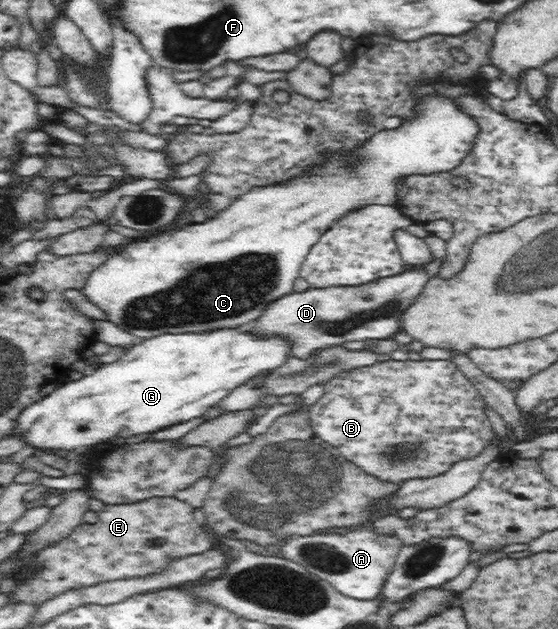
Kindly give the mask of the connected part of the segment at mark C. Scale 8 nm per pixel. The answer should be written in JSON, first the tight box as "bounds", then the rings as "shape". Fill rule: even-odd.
{"bounds":[83,94,477,339],"shape":[[[436,94],[435,97],[427,97],[427,101],[422,102],[422,108],[418,110],[418,115],[413,122],[405,122],[401,124],[401,127],[399,129],[393,129],[393,130],[388,130],[385,129],[383,130],[383,133],[377,133],[371,141],[367,141],[367,145],[363,145],[363,148],[358,149],[359,156],[361,156],[361,161],[359,161],[359,165],[355,168],[348,167],[346,165],[346,161],[344,161],[344,157],[340,155],[340,153],[329,153],[327,155],[325,165],[323,167],[319,167],[318,169],[313,169],[311,173],[305,173],[305,175],[300,176],[298,179],[289,181],[285,184],[280,184],[280,185],[269,185],[269,187],[263,187],[263,188],[253,188],[250,189],[249,192],[245,192],[245,195],[242,195],[237,199],[237,201],[233,201],[227,209],[223,209],[219,215],[216,215],[213,217],[213,219],[206,220],[205,222],[201,223],[191,223],[188,224],[184,227],[175,227],[173,229],[170,229],[169,231],[162,231],[160,230],[159,232],[154,232],[153,234],[149,235],[148,237],[143,237],[142,239],[133,239],[128,241],[124,246],[120,246],[119,248],[116,248],[116,253],[115,256],[111,257],[110,261],[107,261],[106,264],[104,264],[102,267],[99,267],[99,270],[95,270],[90,277],[90,280],[87,281],[87,285],[83,290],[83,294],[87,294],[91,300],[93,300],[93,304],[99,305],[99,308],[105,310],[105,314],[109,316],[109,321],[113,322],[115,325],[125,329],[125,331],[131,333],[131,335],[135,335],[135,337],[141,337],[142,339],[151,339],[151,337],[157,337],[163,334],[178,334],[178,333],[183,333],[183,332],[202,332],[203,330],[212,330],[212,329],[221,329],[221,328],[237,328],[239,325],[245,325],[245,323],[253,323],[255,319],[259,319],[263,315],[263,312],[265,312],[265,309],[273,303],[273,301],[277,301],[278,299],[281,299],[281,297],[285,297],[285,295],[291,295],[293,293],[293,285],[295,285],[295,279],[300,276],[300,269],[302,267],[302,264],[305,261],[305,256],[309,253],[309,250],[313,245],[316,244],[316,241],[319,239],[320,234],[324,232],[324,230],[329,229],[329,227],[332,225],[333,222],[337,221],[338,219],[341,219],[345,214],[349,213],[351,209],[355,209],[356,206],[362,206],[362,207],[367,207],[369,204],[377,204],[377,205],[395,205],[396,203],[396,189],[398,187],[397,184],[397,179],[399,177],[407,177],[409,174],[430,174],[433,172],[440,172],[440,171],[447,171],[447,170],[452,170],[456,165],[459,165],[459,162],[463,157],[466,156],[466,153],[472,146],[472,139],[475,137],[476,131],[477,131],[477,126],[475,121],[471,119],[471,117],[467,116],[464,114],[464,112],[461,112],[449,99],[439,99],[439,97],[450,97],[450,96],[443,96],[443,94],[439,95]]]}

